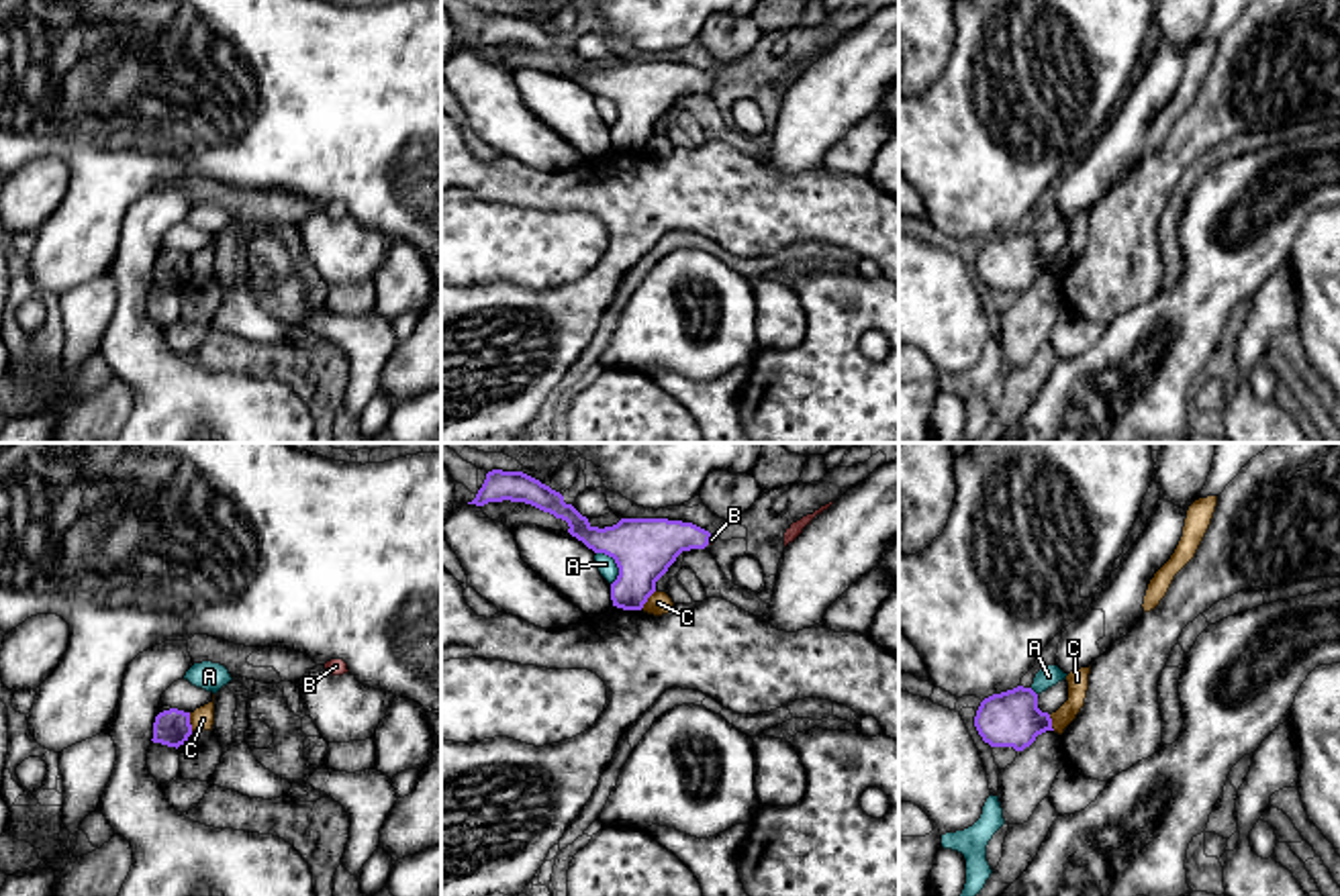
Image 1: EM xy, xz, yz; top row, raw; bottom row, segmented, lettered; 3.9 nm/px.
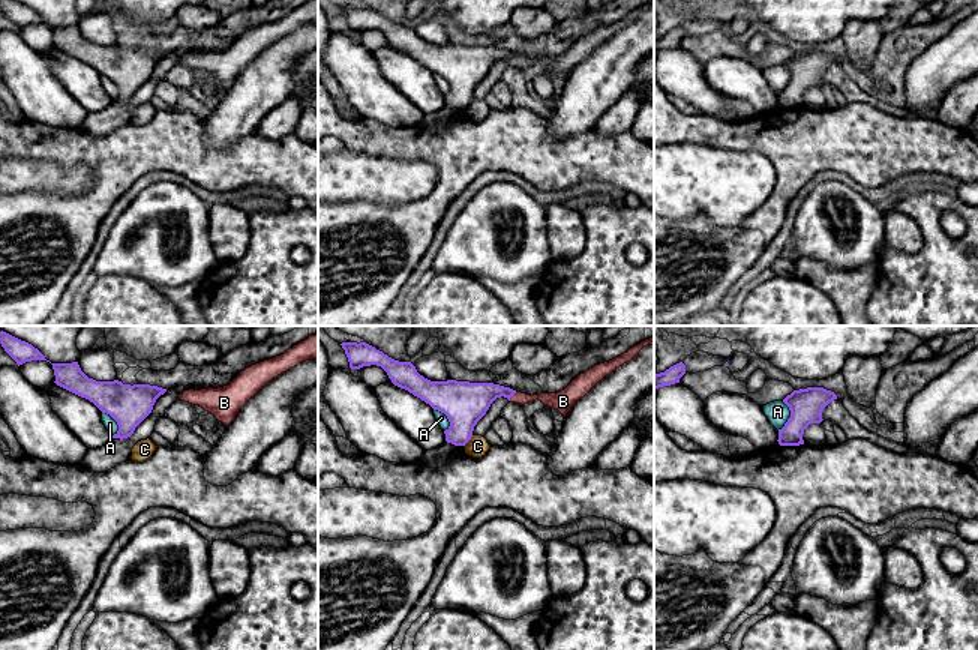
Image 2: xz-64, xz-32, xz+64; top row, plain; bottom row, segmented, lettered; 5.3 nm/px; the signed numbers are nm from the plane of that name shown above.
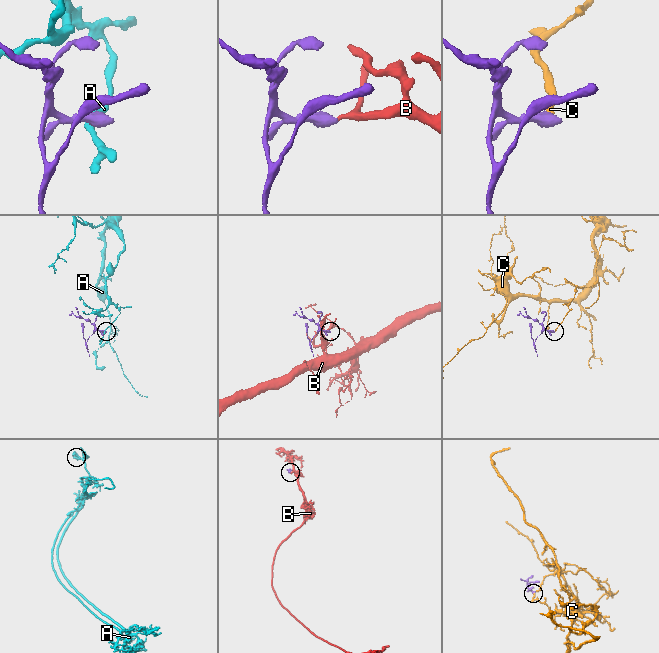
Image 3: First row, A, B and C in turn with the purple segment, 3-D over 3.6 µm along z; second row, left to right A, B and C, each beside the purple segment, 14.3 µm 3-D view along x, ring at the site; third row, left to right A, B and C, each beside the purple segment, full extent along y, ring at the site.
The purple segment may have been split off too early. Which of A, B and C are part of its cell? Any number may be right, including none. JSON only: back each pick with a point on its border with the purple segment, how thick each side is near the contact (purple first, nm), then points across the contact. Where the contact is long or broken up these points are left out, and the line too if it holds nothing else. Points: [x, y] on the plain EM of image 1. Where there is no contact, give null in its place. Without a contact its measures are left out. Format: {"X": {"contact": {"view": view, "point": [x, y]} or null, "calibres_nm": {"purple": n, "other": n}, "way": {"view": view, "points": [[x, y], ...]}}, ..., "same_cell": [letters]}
{"B": {"contact": {"view": "xz", "point": [709, 80]}, "calibres_nm": {"purple": 220, "other": 20}, "way": {"view": "xz", "points": [[648, 90], [671, 80], [709, 80], [711, 82]]}}, "same_cell": ["B"]}

